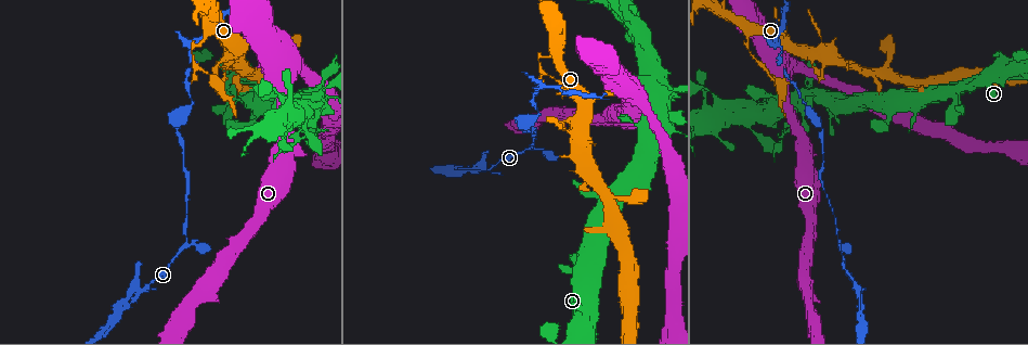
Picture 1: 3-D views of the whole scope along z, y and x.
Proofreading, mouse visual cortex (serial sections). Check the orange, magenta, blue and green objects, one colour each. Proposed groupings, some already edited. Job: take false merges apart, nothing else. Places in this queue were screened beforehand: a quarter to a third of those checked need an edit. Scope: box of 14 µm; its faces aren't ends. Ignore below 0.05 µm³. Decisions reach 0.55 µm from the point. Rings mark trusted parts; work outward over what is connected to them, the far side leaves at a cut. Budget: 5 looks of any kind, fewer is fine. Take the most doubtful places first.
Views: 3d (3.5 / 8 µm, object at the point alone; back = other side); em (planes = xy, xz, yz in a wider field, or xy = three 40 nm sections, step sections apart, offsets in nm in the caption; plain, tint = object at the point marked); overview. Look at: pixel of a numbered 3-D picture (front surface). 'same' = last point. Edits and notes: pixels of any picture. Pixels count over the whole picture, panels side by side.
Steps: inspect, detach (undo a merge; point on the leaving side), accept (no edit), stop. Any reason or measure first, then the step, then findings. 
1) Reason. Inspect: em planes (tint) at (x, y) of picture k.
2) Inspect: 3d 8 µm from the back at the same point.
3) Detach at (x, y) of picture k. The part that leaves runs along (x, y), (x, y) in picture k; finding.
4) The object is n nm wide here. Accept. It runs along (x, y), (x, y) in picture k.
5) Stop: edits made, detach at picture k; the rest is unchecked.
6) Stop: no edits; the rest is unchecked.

Arms part here. Inspect: 3d 8 µm at (861, 290) of picture 1.

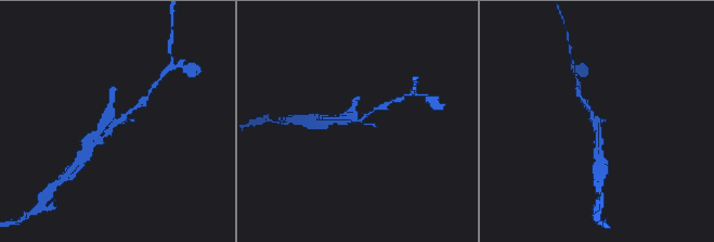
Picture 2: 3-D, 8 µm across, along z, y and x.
Inspect: 3d 3.5 µm at (356, 121) of picture 2.

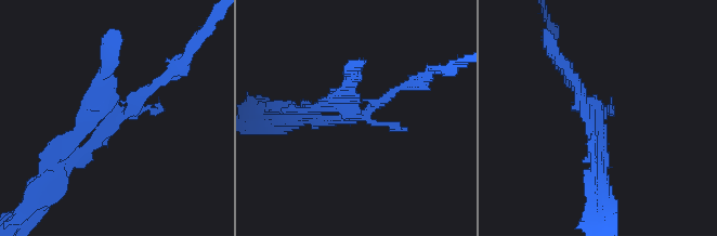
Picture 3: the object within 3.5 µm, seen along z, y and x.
Detach at (100, 75) of picture 3. The part that leaves runs along (357, 117), (340, 106), (301, 114) in picture 3; two cells meet here.

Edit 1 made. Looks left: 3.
Inspect: overview.

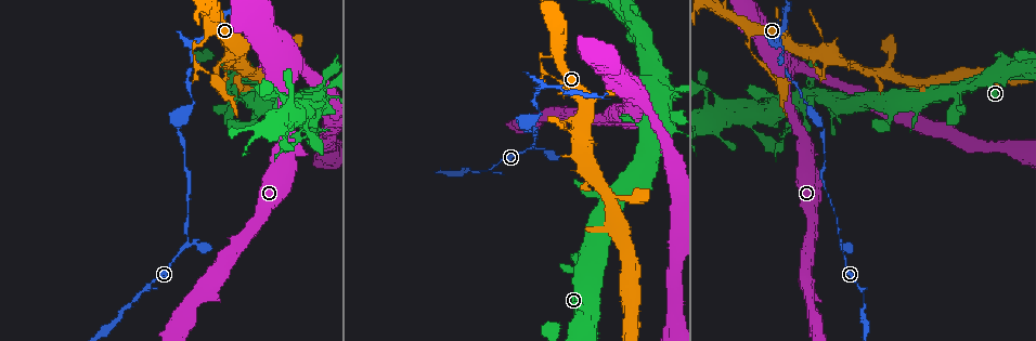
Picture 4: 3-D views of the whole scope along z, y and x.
Calibre changes. Inspect: 3d 3.5 µm at (532, 149) of picture 4.

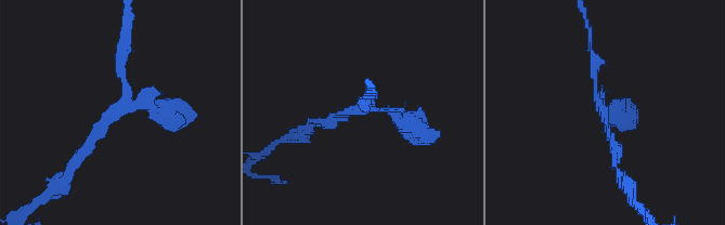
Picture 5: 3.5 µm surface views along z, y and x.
Inspect: em xy step 2 (tint) at (602, 106) of picture 5.

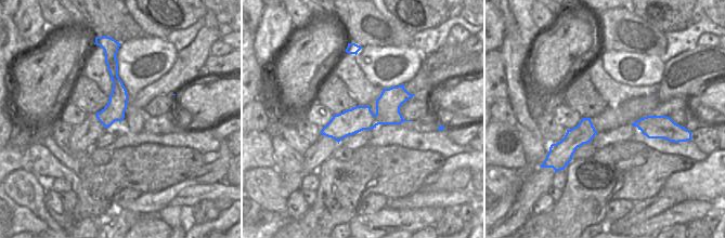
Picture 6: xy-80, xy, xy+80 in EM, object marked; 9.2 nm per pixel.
The arms are 100, 150, 350 nm wide. Accept. It runs along (75, 162), (128, 96), (121, 37) in picture 5; continuous, no second cell.

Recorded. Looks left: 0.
Stop: edits made, detach at picture 3; the rest is unchecked.

